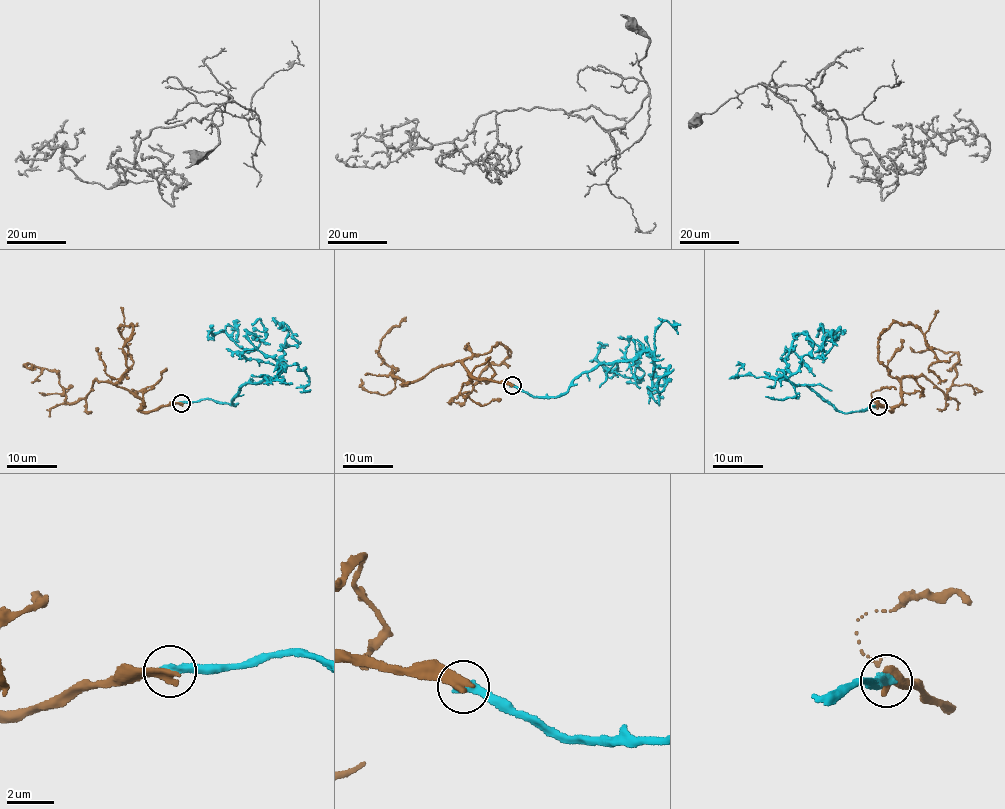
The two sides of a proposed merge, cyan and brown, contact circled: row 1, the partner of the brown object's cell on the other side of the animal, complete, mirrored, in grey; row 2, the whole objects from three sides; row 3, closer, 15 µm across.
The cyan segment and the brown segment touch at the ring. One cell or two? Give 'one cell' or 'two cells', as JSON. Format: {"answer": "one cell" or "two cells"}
{"answer": "two cells"}

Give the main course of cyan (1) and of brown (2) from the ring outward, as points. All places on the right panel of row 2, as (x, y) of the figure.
1: (878, 406), (844, 412), (806, 385), (775, 378), (800, 334), (822, 356), (837, 338), (816, 337)
2: (878, 406), (893, 410), (901, 400), (901, 382), (921, 375), (948, 398), (960, 361), (956, 352), (910, 347)

